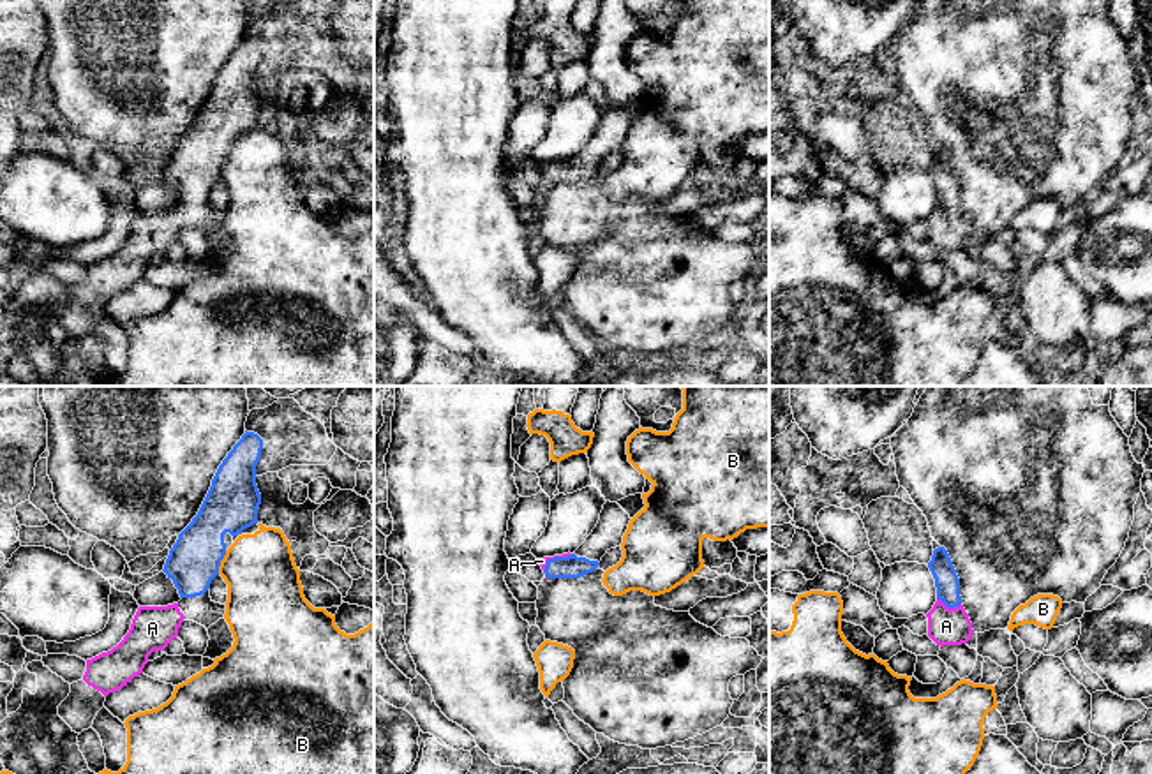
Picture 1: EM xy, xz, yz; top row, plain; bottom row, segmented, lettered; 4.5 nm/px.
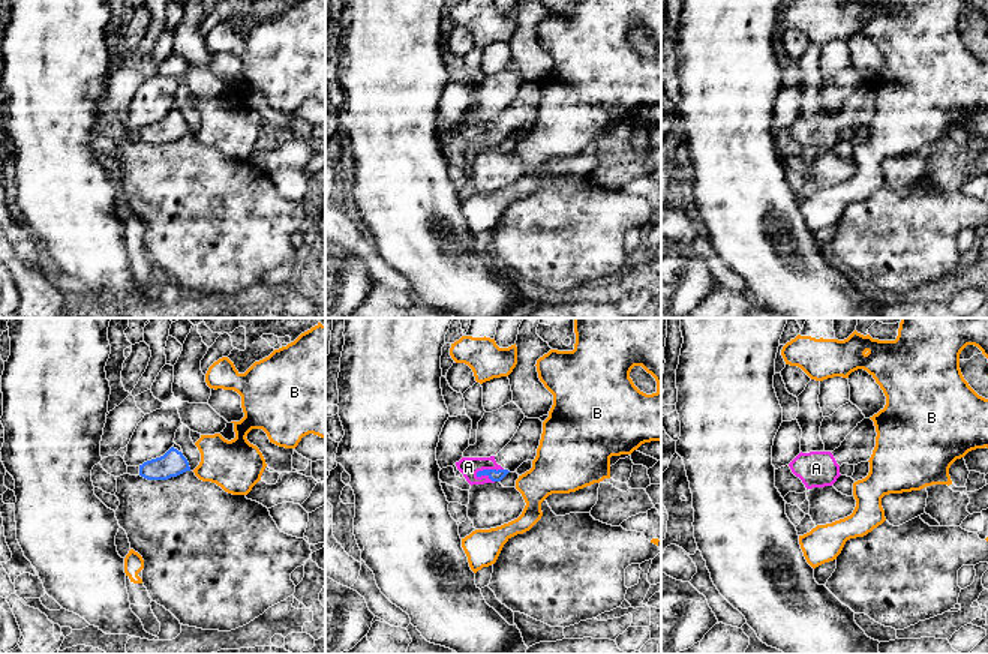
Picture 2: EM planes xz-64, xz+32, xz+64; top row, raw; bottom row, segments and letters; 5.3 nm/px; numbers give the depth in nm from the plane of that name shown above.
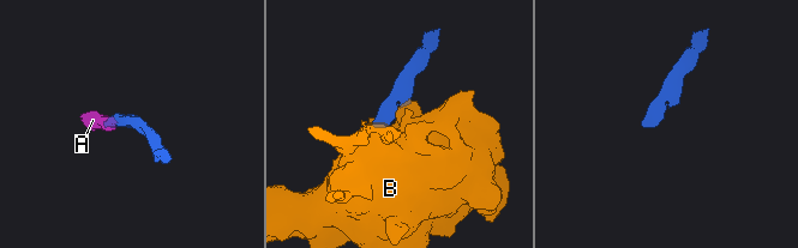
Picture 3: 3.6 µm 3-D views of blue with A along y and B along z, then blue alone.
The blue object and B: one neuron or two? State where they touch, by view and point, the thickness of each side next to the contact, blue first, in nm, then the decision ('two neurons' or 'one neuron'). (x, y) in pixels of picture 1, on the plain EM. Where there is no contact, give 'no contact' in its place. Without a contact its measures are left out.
xy (219, 168) | 240/340 nm | two neurons

